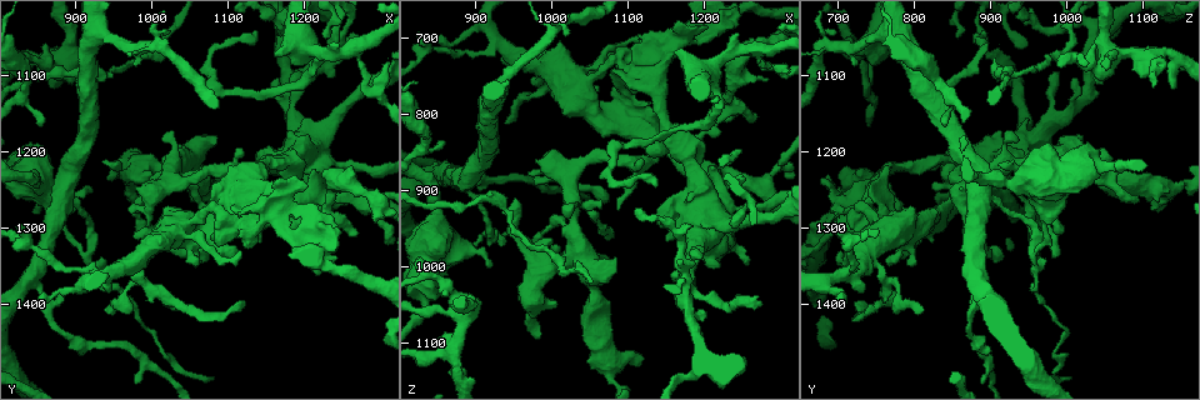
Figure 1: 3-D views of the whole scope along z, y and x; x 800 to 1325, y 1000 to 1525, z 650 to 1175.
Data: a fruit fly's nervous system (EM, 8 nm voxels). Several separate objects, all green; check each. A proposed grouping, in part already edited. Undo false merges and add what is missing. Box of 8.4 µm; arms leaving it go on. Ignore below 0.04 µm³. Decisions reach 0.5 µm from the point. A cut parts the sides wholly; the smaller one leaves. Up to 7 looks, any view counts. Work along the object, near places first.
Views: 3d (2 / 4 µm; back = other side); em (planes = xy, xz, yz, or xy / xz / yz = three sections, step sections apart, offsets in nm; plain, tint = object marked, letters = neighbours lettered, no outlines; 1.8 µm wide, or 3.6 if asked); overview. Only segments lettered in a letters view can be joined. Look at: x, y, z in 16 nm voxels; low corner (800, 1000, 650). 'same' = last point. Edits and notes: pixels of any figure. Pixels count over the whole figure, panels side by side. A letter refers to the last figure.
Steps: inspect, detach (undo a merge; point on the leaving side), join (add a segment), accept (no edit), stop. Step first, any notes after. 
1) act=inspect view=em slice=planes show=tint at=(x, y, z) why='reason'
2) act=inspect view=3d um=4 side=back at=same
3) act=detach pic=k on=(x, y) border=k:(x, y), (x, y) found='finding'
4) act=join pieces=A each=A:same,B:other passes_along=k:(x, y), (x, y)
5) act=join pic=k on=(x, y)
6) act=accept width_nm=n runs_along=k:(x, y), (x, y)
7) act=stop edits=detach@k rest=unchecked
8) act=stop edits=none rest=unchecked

act=inspect view=em slice=planes show=letters at=(1150, 1275, 710)

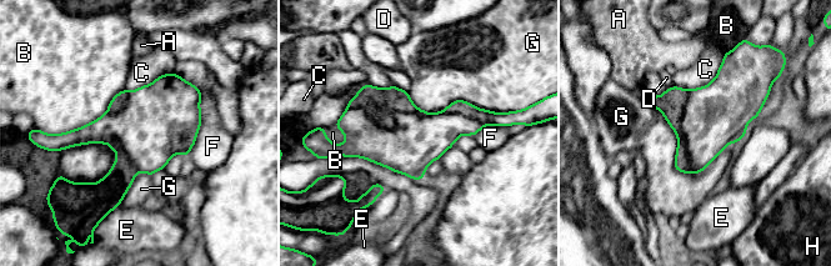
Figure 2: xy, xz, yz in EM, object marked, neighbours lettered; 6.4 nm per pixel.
act=accept each=A:other,B:other,C:other,D:other,E:other,F:other,G:other,H:other border=2:(406, 91), (429, 113), (504, 114) found='all the same neuron'

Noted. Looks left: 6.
act=inspect view=3d um=2 at=(1170, 1045, 1045) why='four-way junction'

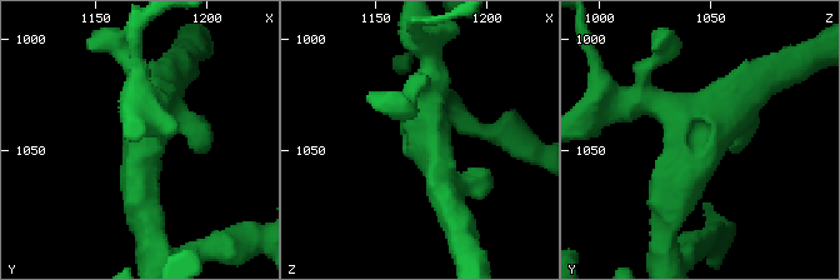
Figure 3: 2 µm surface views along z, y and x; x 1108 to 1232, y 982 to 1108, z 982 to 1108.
act=inspect view=em slice=planes show=tint at=(1170, 1047, 1044)

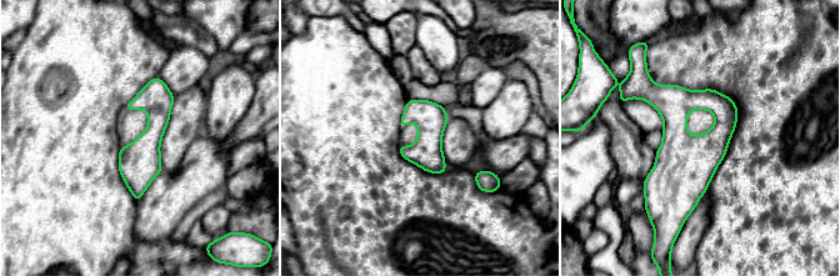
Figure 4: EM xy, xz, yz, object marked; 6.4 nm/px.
act=inspect view=em slice=planes show=letters at=same

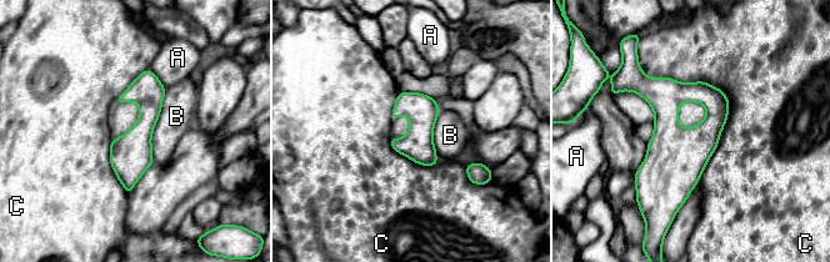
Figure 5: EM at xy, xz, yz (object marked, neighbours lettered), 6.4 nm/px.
act=accept each=A:other,B:other,C:other runs_along=5:(149, 74), (129, 187) found='continuous, no second neuron'

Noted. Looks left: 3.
act=inspect view=3d um=4 at=(1200, 1195, 935) why='abrupt turn'

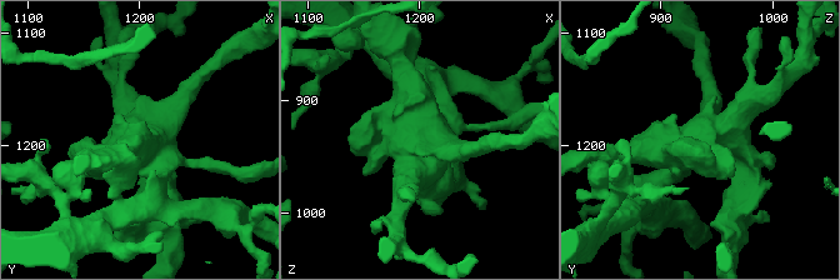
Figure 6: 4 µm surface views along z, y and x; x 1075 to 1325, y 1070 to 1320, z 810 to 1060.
act=inspect view=em slice=yz step=8 show=tint at=(1202, 1196, 932)

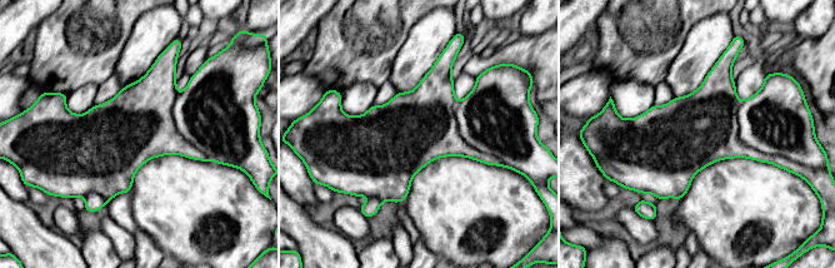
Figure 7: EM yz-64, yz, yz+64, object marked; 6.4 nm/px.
act=inspect view=em slice=planes show=letters at=same why='another direction'

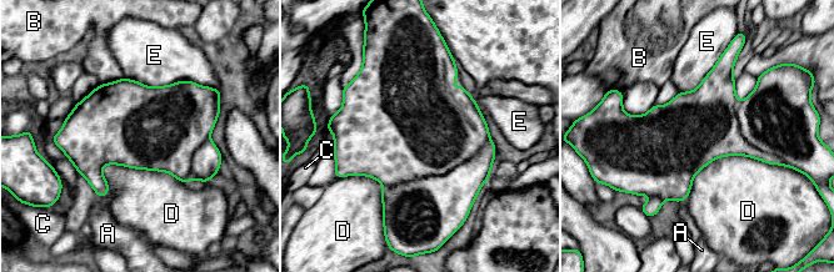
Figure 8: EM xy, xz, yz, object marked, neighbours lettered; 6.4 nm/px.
act=accept each=A:other,B:other,C:other,D:other,E:other found='all the same neuron'

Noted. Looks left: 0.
act=stop edits=none rest=unchecked

